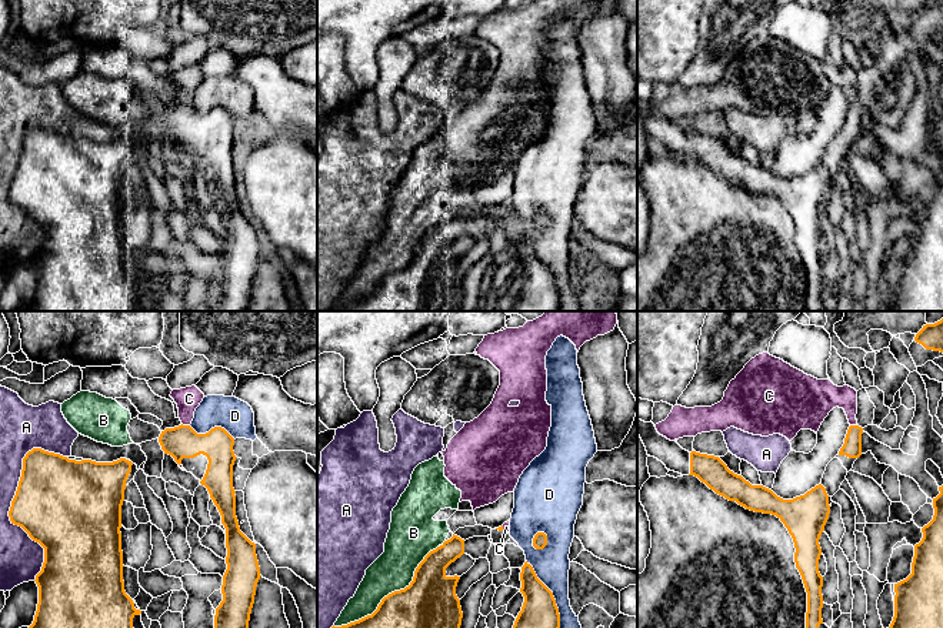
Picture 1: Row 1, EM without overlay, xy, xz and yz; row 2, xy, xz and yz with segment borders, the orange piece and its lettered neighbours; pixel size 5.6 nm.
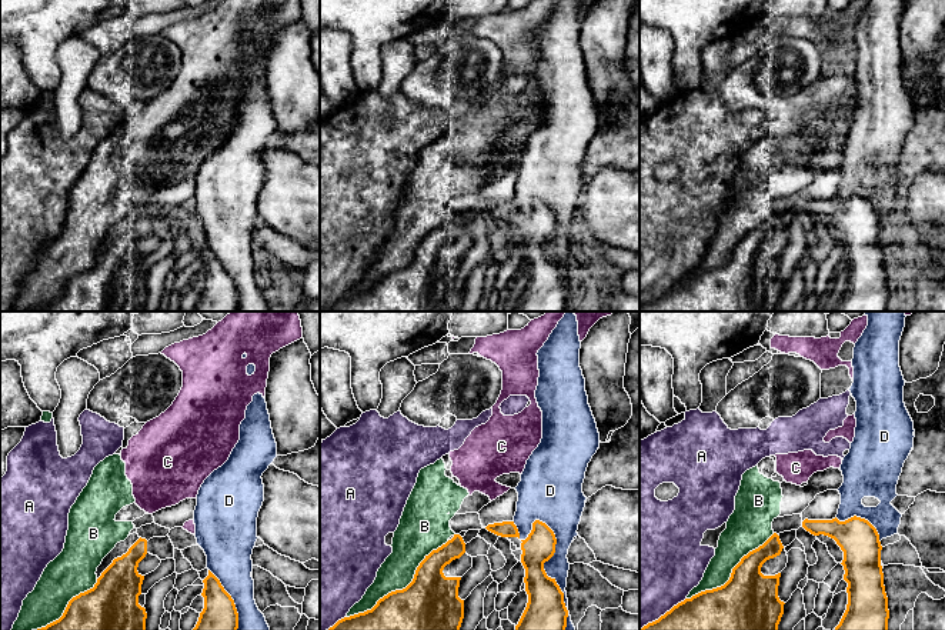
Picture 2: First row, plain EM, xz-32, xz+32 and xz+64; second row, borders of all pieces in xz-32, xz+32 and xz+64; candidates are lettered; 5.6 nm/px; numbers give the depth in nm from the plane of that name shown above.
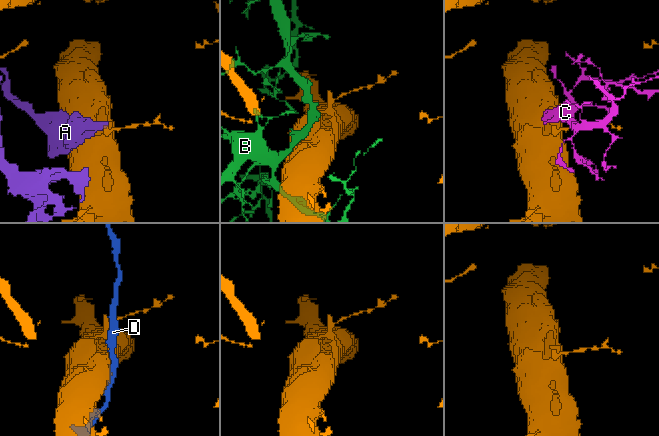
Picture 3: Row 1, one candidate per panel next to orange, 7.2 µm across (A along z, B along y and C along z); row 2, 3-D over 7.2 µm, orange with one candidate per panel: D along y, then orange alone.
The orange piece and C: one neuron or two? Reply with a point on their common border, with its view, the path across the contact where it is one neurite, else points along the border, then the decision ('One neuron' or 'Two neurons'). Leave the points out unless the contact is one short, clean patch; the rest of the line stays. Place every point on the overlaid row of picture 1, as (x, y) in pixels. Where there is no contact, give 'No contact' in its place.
Touches orange at xy (186, 426). Boundary: xy (182, 423), (189, 426). Two neurons

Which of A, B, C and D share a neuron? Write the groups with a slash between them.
A / B C / D

